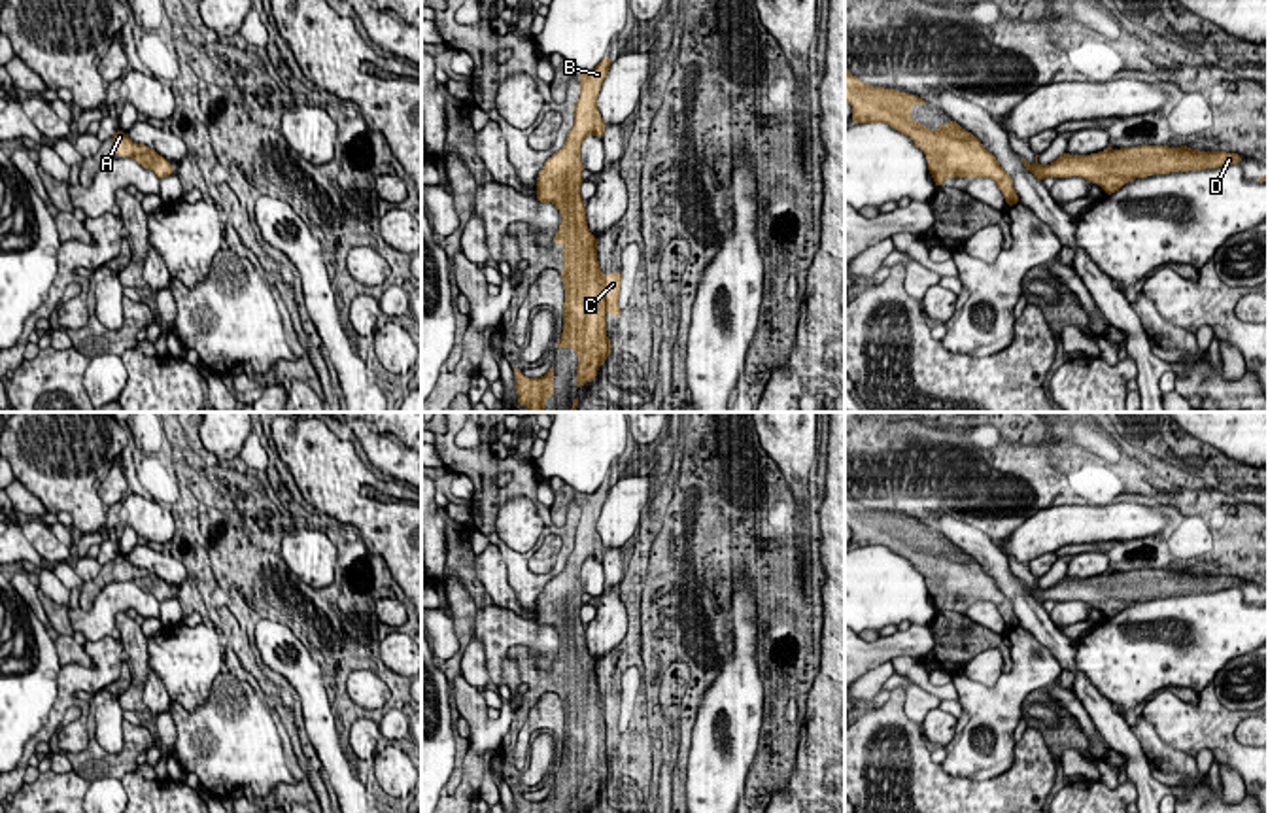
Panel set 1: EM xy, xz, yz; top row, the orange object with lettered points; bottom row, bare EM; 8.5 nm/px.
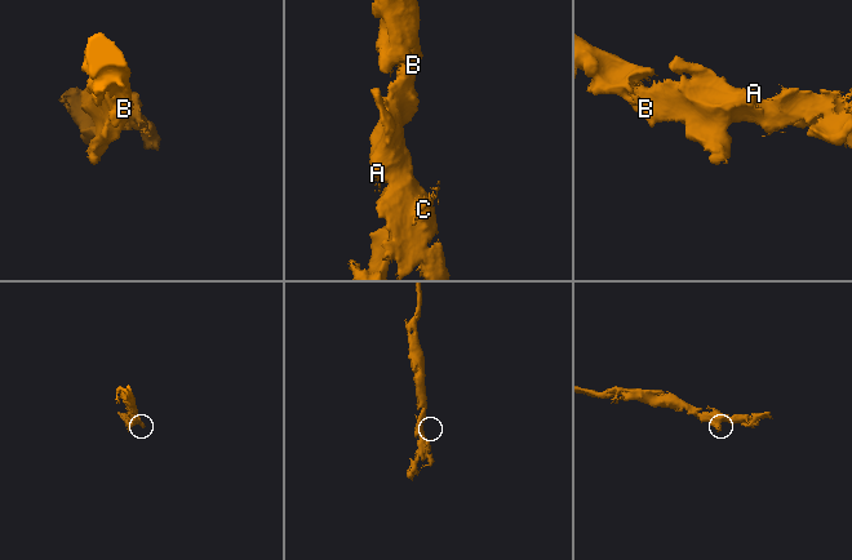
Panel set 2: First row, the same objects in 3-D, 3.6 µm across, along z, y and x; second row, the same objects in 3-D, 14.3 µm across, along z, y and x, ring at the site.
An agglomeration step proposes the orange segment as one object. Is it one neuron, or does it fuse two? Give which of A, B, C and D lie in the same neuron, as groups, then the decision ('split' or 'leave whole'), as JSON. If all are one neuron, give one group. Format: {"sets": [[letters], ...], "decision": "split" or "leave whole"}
{"sets": [["A", "B", "C", "D"]], "decision": "leave whole"}

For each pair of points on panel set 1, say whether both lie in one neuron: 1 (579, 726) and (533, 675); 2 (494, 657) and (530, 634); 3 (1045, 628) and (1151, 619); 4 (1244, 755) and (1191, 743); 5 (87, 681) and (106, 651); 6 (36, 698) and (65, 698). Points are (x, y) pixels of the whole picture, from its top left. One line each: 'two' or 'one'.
1: one
2: one
3: two
4: one
5: one
6: two

